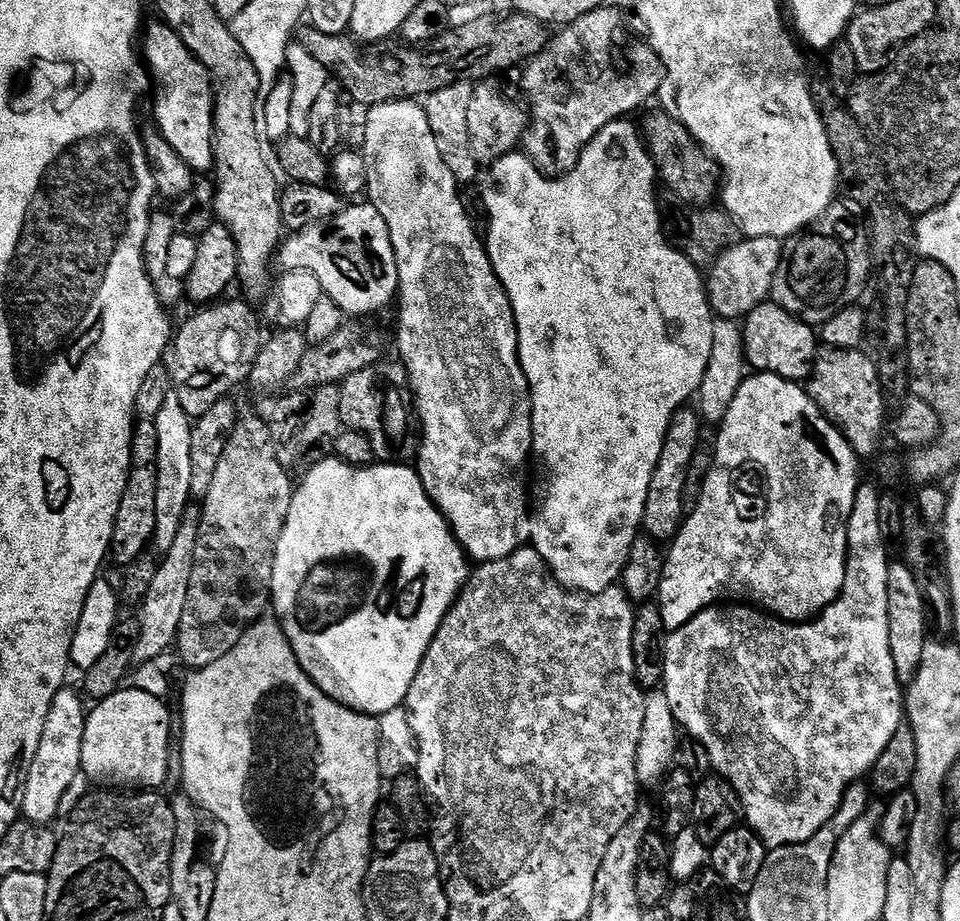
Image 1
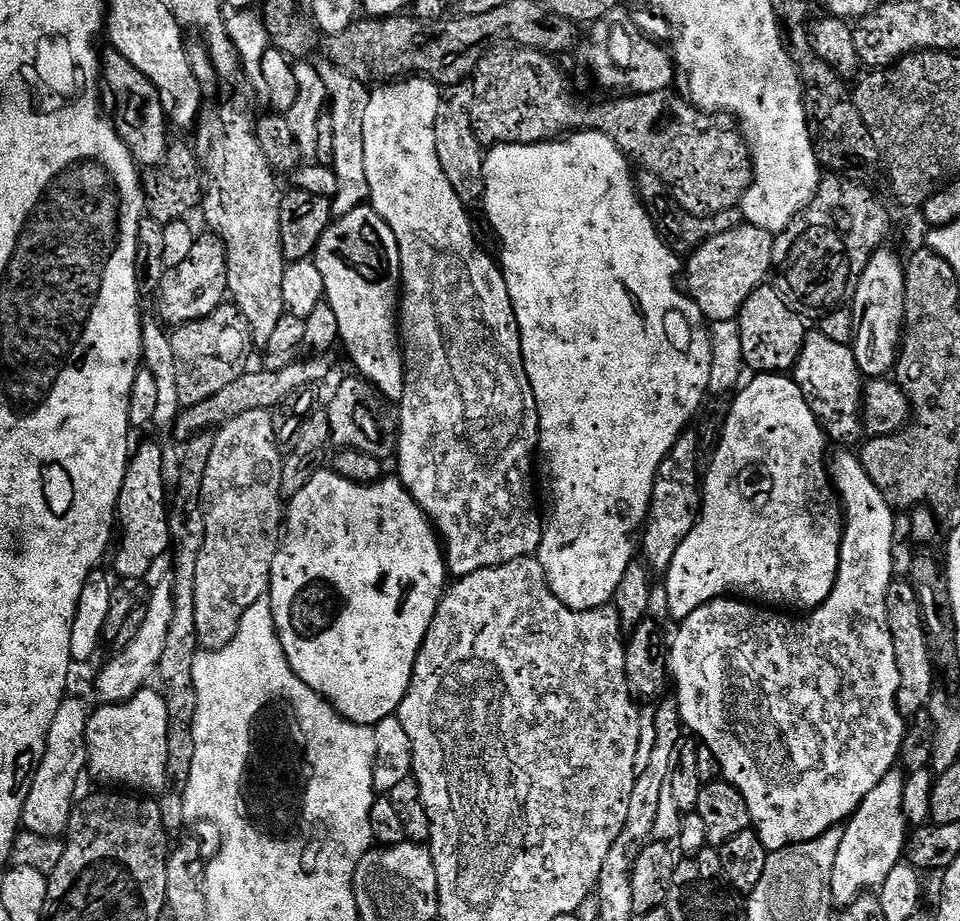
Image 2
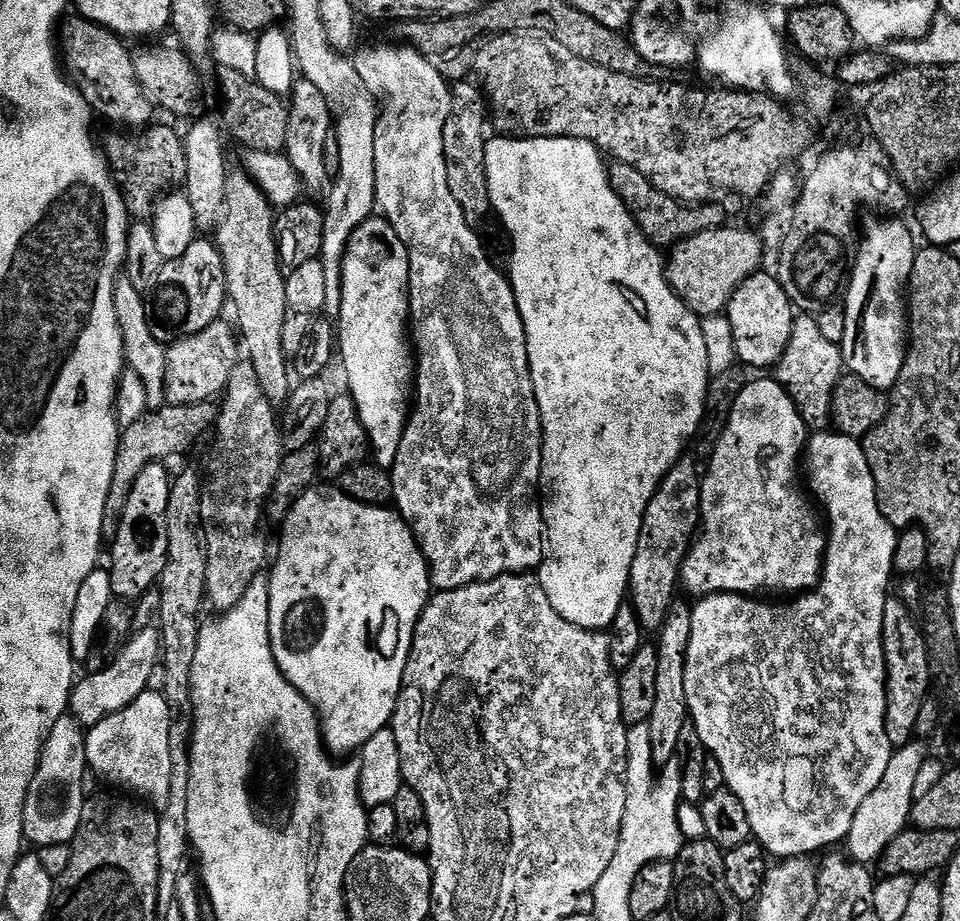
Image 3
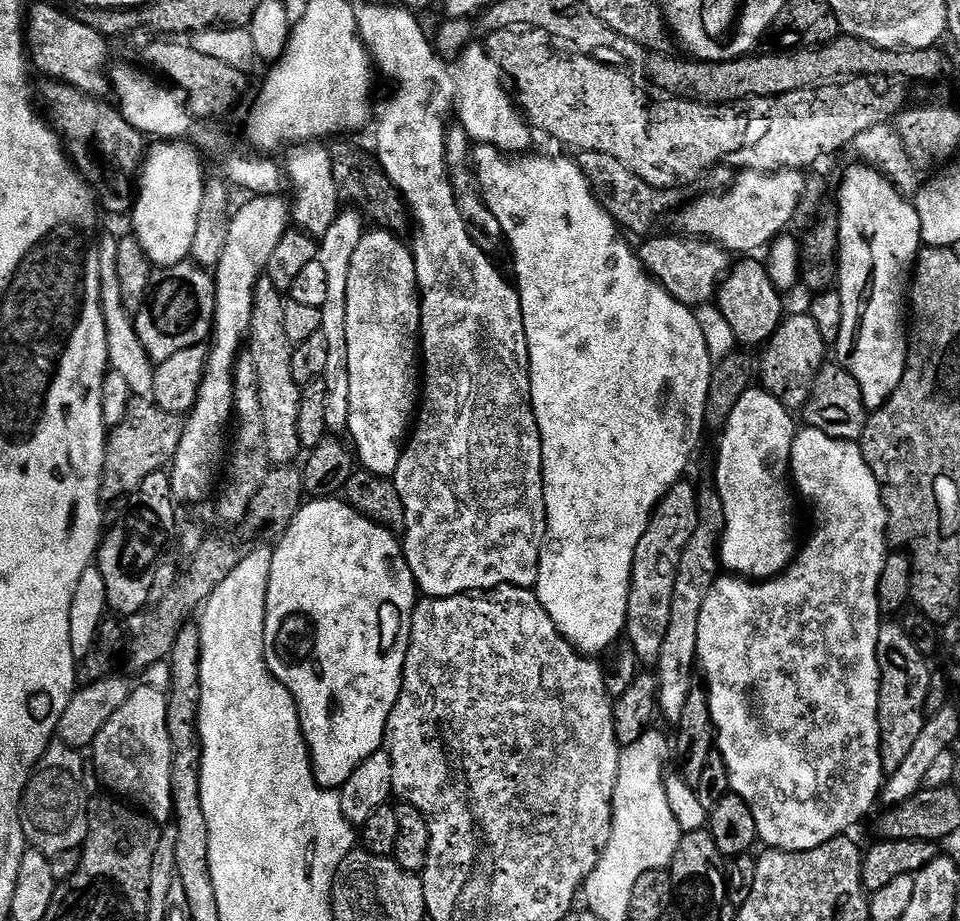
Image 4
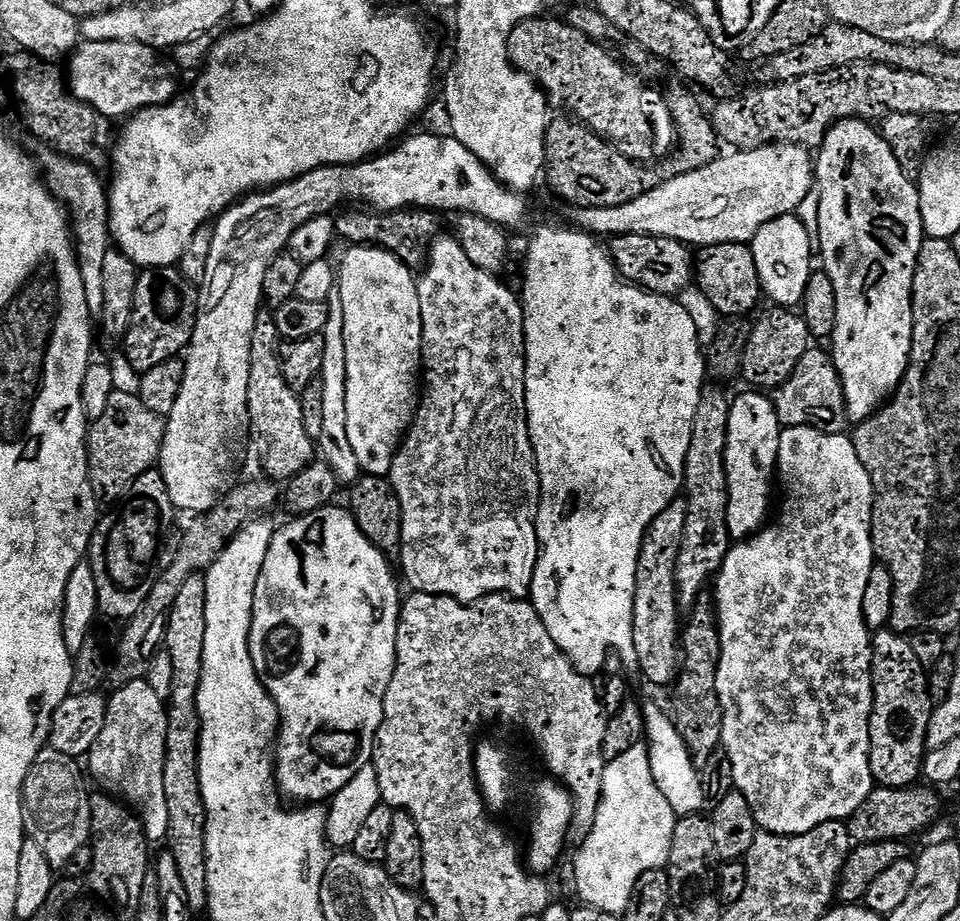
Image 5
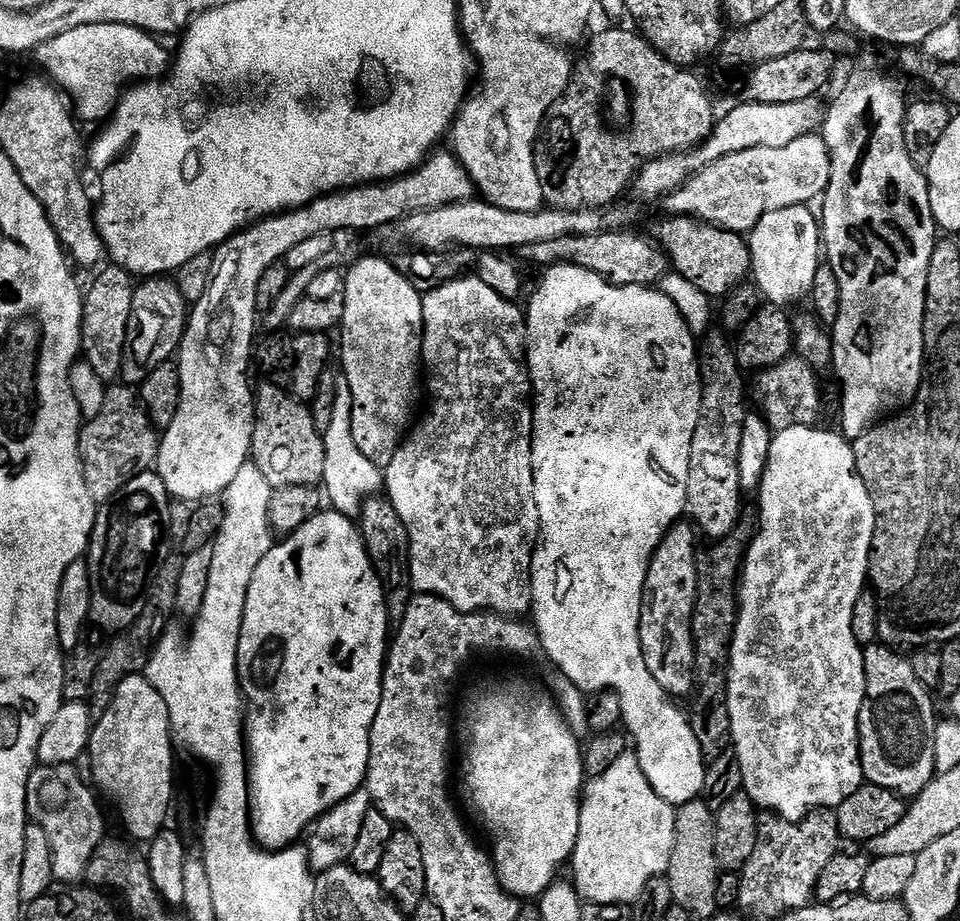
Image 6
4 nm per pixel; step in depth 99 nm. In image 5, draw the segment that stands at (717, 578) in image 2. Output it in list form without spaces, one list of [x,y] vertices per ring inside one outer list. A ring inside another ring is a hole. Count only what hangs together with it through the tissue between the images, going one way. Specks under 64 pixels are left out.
[[[744,390],[740,397],[731,401],[730,422],[727,428],[727,450],[724,455],[724,465],[727,470],[727,526],[729,536],[733,541],[740,542],[749,539],[763,529],[767,521],[768,506],[770,504],[770,480],[775,475],[775,464],[777,460],[778,446],[780,445],[780,434],[782,425],[776,413],[775,403],[768,400],[763,391]]]

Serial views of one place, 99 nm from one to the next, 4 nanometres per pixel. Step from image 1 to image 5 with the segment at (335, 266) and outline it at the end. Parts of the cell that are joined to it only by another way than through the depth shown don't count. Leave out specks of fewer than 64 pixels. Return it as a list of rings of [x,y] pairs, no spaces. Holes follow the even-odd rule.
[[[352,246],[347,249],[344,261],[338,264],[338,303],[342,306],[344,319],[344,337],[346,338],[346,434],[350,438],[350,446],[354,450],[354,458],[358,458],[361,473],[369,476],[387,477],[388,471],[396,457],[396,452],[412,426],[412,419],[420,407],[422,395],[422,310],[418,302],[417,277],[412,277],[412,272],[407,268],[405,261],[395,252],[388,252],[385,248],[375,246]]]

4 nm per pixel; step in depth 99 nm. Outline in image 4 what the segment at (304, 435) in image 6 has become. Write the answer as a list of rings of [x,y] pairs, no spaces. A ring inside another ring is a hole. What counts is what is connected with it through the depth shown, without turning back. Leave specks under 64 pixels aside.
[[[262,278],[256,283],[256,297],[254,298],[254,314],[252,315],[252,330],[250,333],[250,354],[254,358],[254,366],[258,370],[258,390],[260,391],[260,413],[264,423],[264,449],[269,461],[273,465],[291,465],[295,456],[302,451],[300,442],[300,402],[302,399],[301,385],[294,382],[292,377],[292,354],[294,345],[286,338],[284,329],[284,306],[286,303],[281,289],[275,288],[272,283]]]

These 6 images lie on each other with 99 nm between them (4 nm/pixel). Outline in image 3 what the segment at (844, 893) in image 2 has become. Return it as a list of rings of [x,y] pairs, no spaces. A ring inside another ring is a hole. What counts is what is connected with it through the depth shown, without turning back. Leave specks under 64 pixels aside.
[[[913,740],[902,748],[895,749],[886,766],[882,780],[873,793],[862,802],[846,841],[849,857],[863,865],[871,865],[879,861],[886,846],[907,829],[911,821],[912,808],[915,804],[914,787],[923,764],[930,758],[930,752],[922,740]]]

